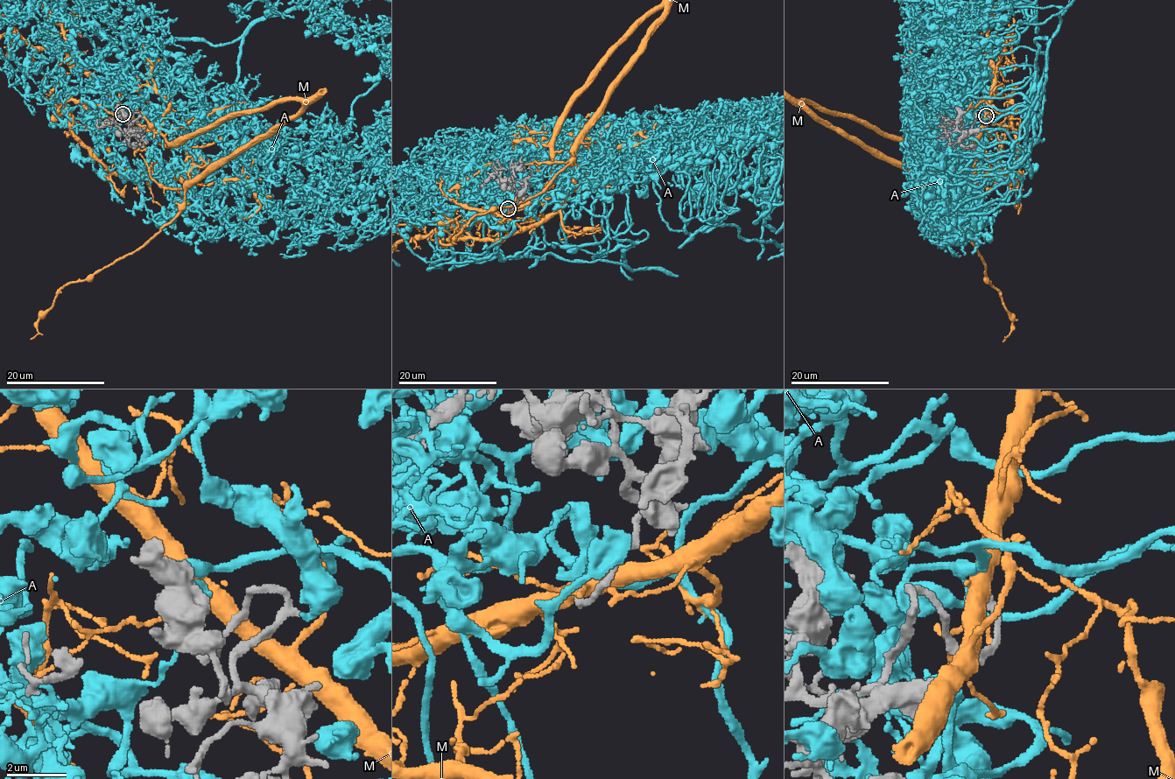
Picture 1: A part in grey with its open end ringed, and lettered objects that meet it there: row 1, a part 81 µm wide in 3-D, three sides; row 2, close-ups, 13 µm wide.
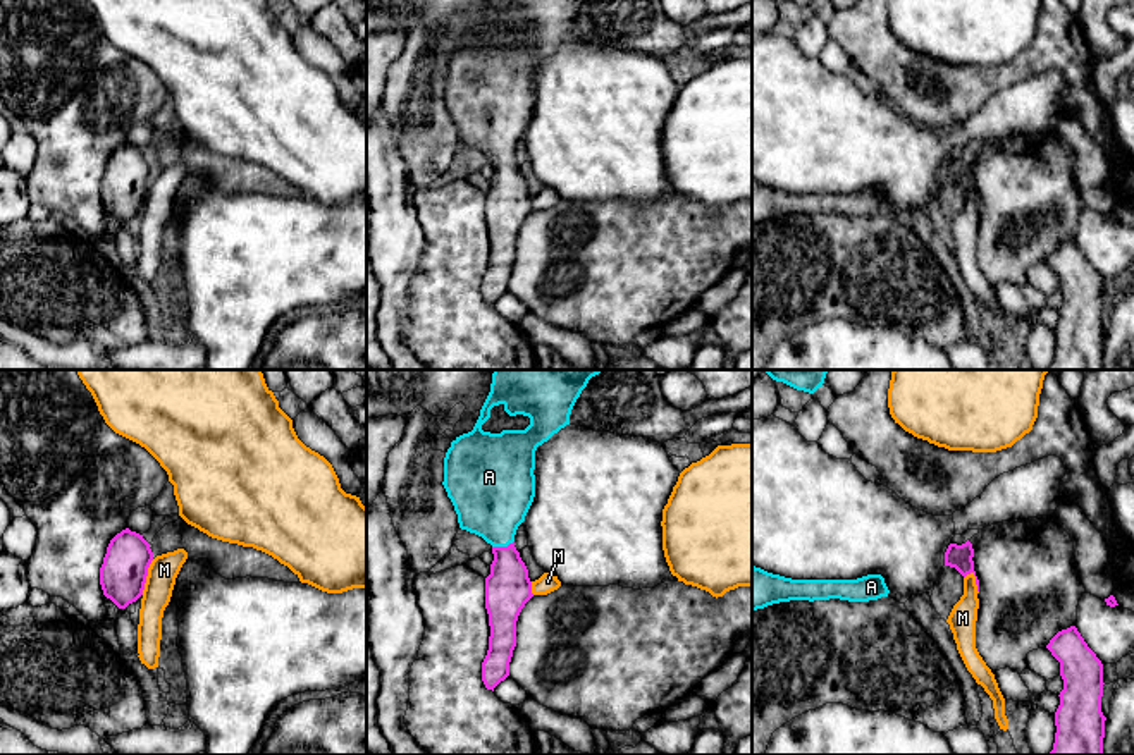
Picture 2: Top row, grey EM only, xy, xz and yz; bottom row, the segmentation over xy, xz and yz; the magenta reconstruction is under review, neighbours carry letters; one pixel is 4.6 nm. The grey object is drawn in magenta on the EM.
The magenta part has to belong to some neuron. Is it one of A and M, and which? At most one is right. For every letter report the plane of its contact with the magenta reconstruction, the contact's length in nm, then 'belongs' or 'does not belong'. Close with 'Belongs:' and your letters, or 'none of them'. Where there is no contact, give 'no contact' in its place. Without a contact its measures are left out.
A: xz | 110 nm | belongs
M: xy | 180 nm | does not belong
Belongs: A

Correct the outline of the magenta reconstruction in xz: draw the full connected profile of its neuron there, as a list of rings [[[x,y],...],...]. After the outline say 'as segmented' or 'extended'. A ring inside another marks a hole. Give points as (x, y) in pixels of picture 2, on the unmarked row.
[[[490,0],[471,46],[456,52],[444,72],[444,103],[458,129],[461,144],[482,151],[492,160],[494,175],[485,193],[485,224],[489,229],[489,265],[482,277],[482,296],[492,304],[509,291],[516,261],[516,236],[533,212],[528,184],[515,162],[515,150],[535,112],[535,65],[554,48],[570,40],[571,24],[587,0]],[[494,21],[504,21],[509,31],[530,33],[525,45],[484,46]]]; extended

